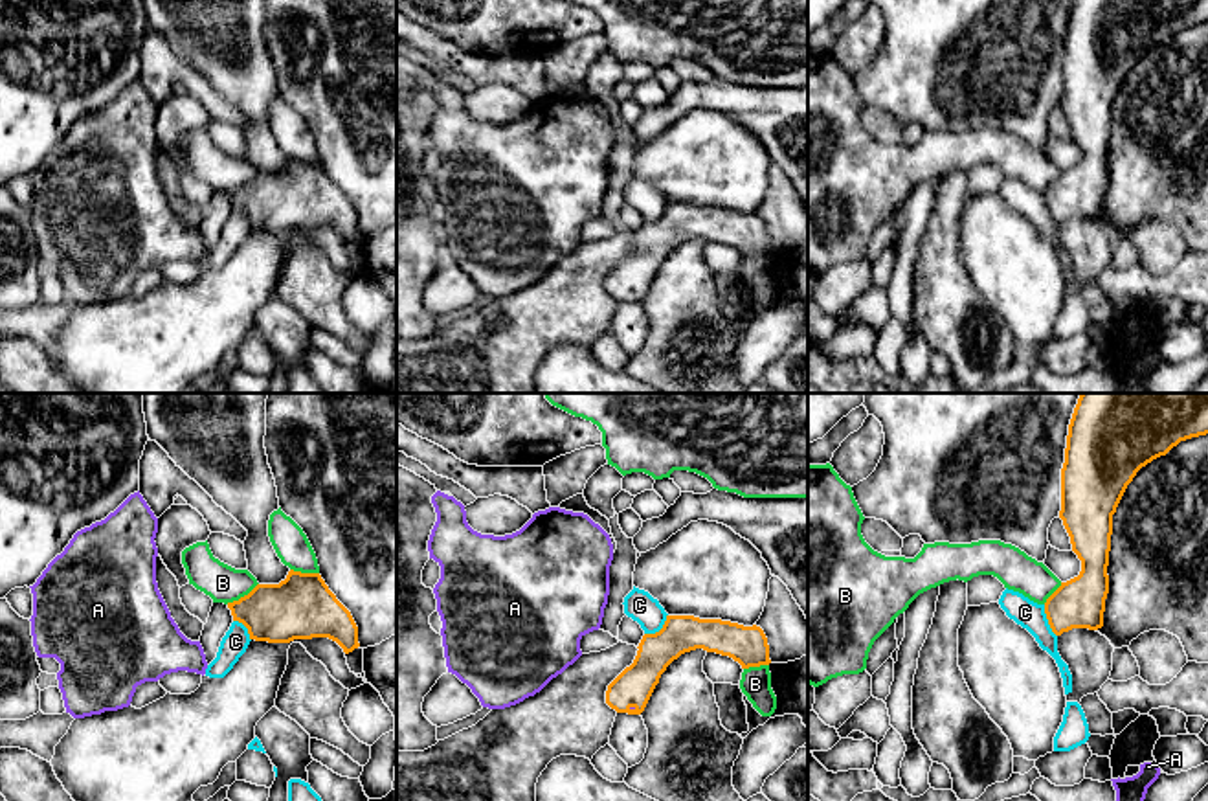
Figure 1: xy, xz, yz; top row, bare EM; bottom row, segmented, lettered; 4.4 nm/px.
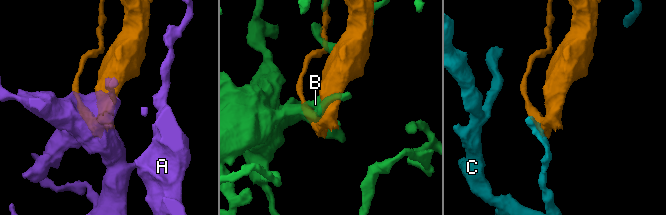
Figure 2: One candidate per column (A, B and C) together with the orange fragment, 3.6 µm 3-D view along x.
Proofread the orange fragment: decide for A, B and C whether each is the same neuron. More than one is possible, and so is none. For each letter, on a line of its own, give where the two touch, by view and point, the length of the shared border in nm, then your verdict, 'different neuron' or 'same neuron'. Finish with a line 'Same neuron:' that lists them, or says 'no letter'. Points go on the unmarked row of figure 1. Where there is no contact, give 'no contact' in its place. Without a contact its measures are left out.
A: contact xz (632, 294); length 40 nm; same neuron
B: contact xy (241, 186); length 170 nm; different neuron
C: contact yz (1049, 210); length 160 nm; different neuron
Same neuron: A

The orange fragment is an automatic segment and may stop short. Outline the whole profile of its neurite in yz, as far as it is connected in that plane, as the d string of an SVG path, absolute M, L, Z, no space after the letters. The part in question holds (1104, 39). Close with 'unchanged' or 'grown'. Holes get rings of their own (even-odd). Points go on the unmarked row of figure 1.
M1074 0L1061 57L1059 107L1070 125L1072 140L1081 149L1078 165L1061 171L1046 187L1045 202L1056 224L1072 217L1103 215L1109 182L1109 140L1113 103L1136 61L1166 44L1180 29L1208 22L1208 0Z | unchanged

